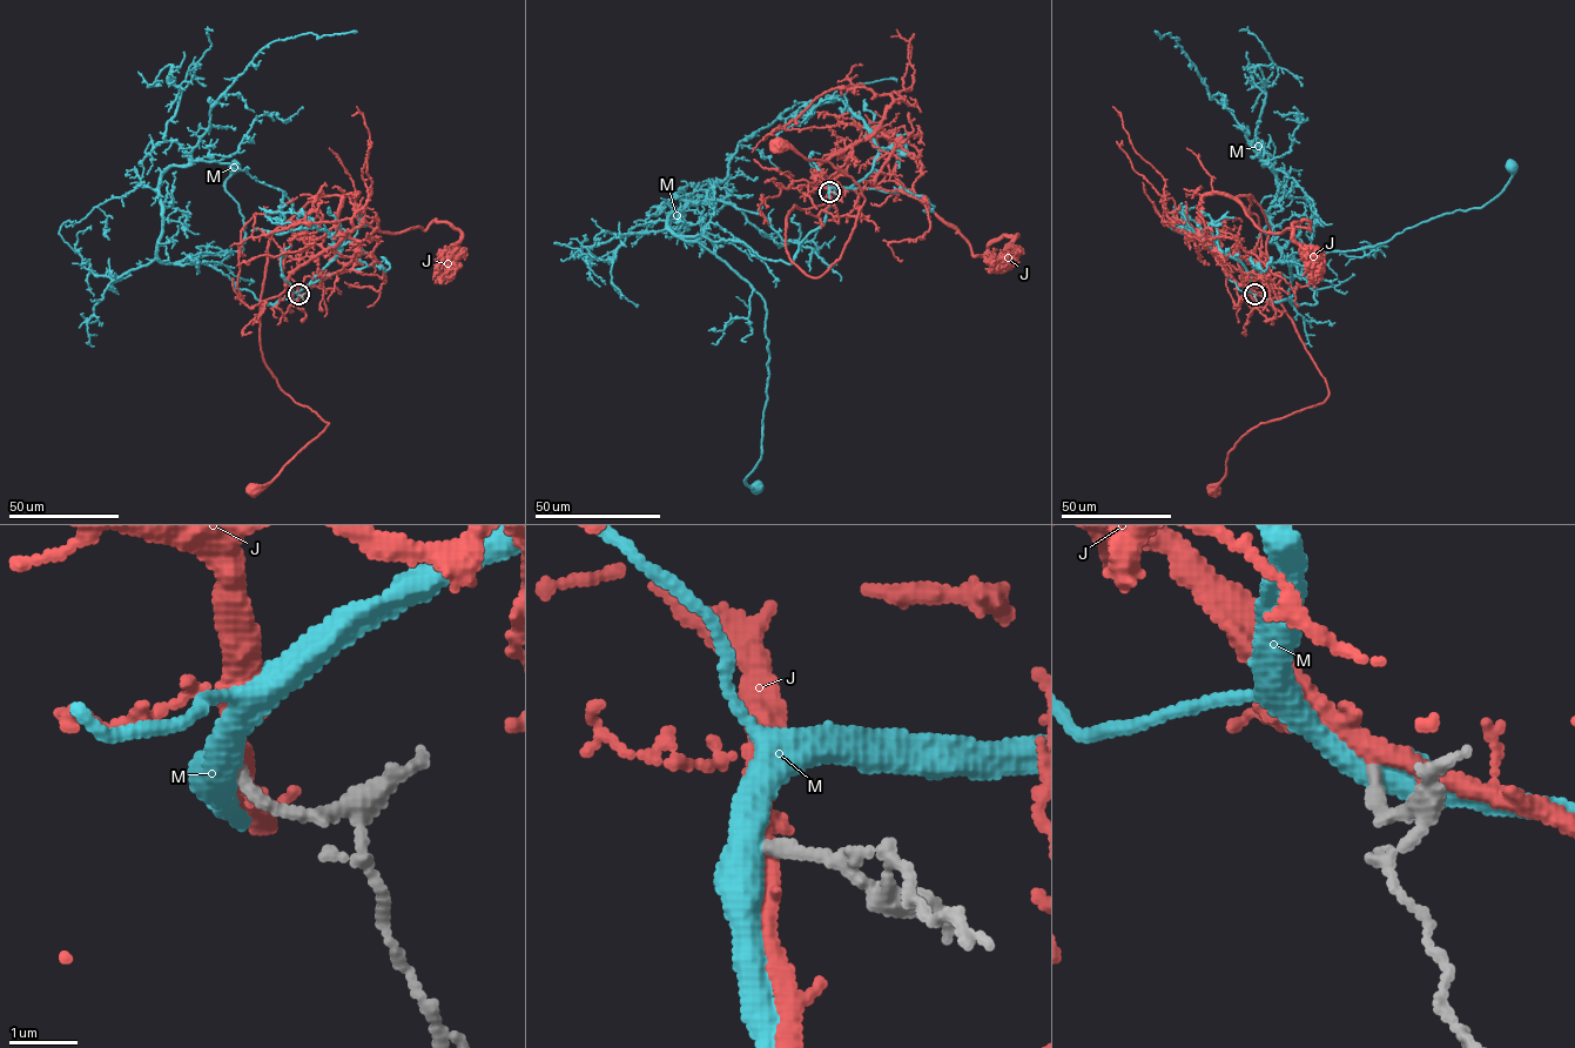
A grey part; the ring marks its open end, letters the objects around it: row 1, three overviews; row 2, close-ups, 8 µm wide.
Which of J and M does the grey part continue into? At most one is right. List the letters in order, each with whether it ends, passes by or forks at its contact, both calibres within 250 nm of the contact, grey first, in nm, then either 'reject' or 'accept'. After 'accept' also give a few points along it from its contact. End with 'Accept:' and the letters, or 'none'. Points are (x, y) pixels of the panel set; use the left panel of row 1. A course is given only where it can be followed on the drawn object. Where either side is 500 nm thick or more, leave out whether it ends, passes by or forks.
J: it passes by; 170 nm thick on the grey side, 320 nm on the other; accept; it runs (298, 294), (288, 277), (340, 241), (357, 193), (314, 196), (269, 244), (262, 358), (329, 423), (253, 490)
M: it passes by; 180 nm thick on the grey side, 480 nm on the other; reject
Accept: J

